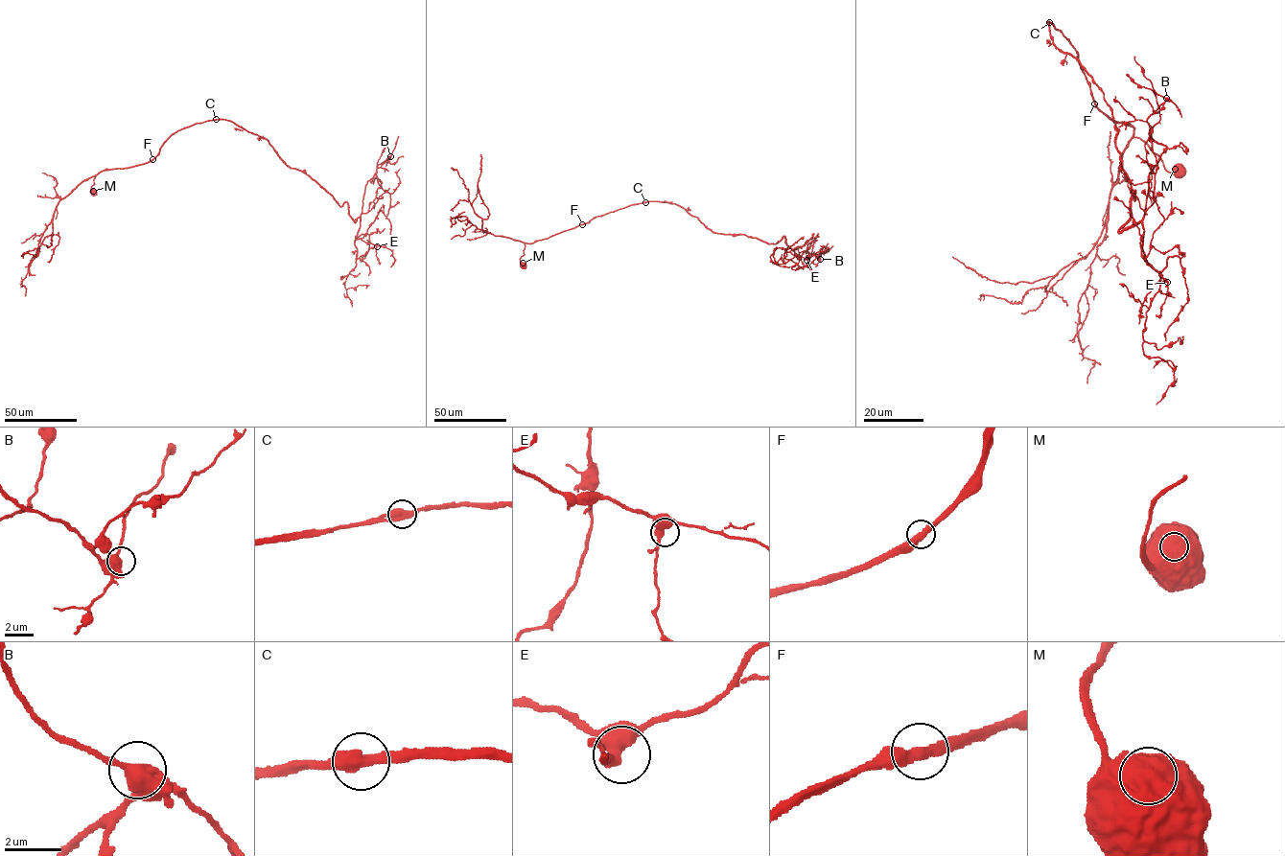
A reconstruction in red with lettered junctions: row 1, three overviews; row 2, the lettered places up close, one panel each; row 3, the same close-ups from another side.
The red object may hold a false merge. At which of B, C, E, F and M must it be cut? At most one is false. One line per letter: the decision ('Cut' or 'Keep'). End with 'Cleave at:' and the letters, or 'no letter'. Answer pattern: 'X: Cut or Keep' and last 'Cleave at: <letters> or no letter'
B: Keep
C: Keep
E: Keep
F: Keep
M: Keep
Cleave at: no letter

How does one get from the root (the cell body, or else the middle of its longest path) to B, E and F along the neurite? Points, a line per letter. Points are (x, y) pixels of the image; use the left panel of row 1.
B: (94, 192), (100, 173), (145, 164), (178, 130), (225, 119), (346, 202), (355, 222), (365, 184), (390, 156)
E: (94, 192), (100, 173), (145, 164), (178, 130), (225, 119), (346, 202), (360, 218), (356, 238), (377, 246)
F: (94, 192), (90, 192), (91, 188), (95, 175), (100, 173), (137, 166), (152, 159)

